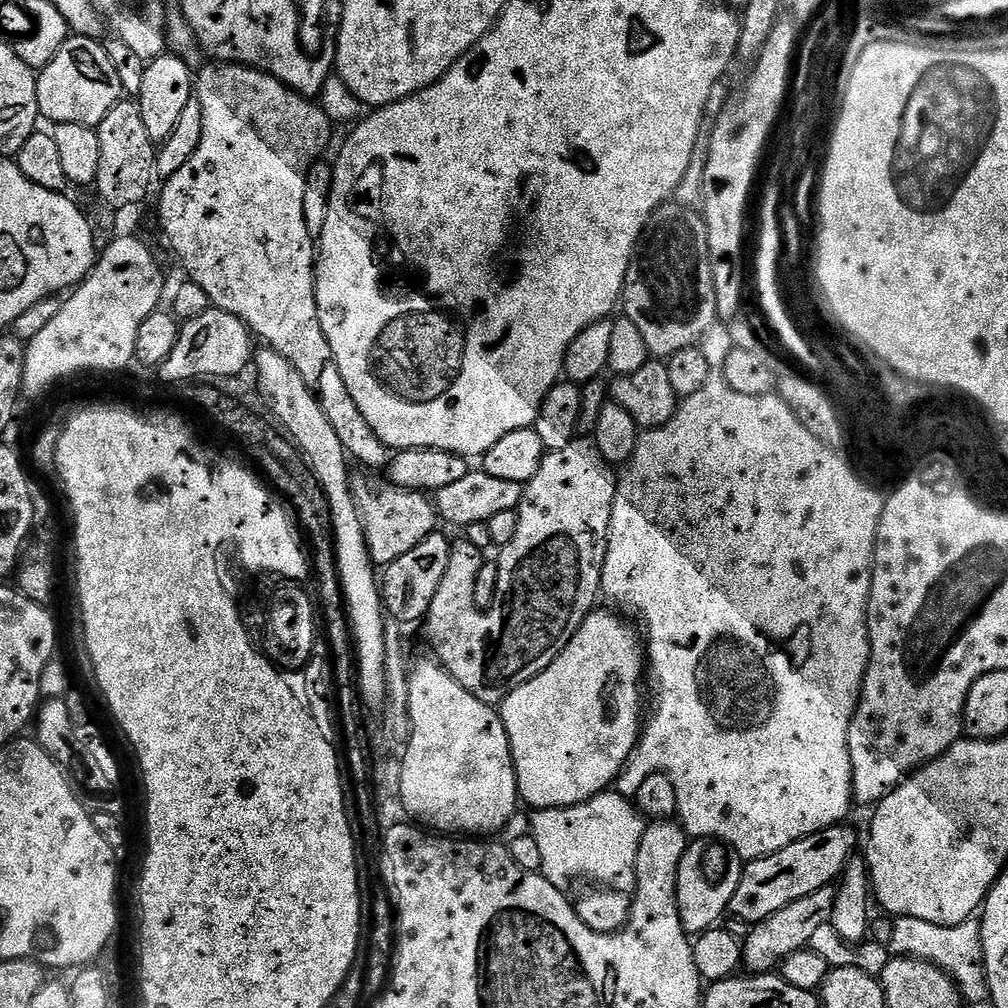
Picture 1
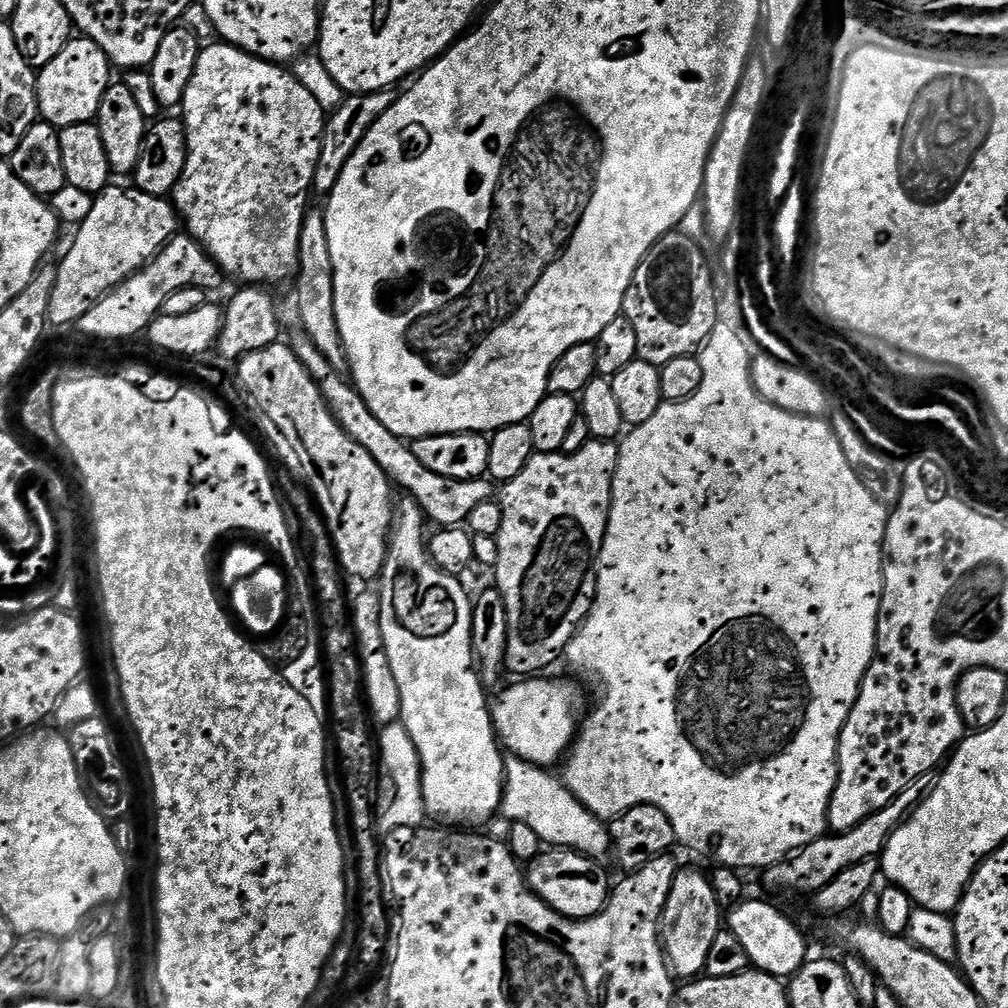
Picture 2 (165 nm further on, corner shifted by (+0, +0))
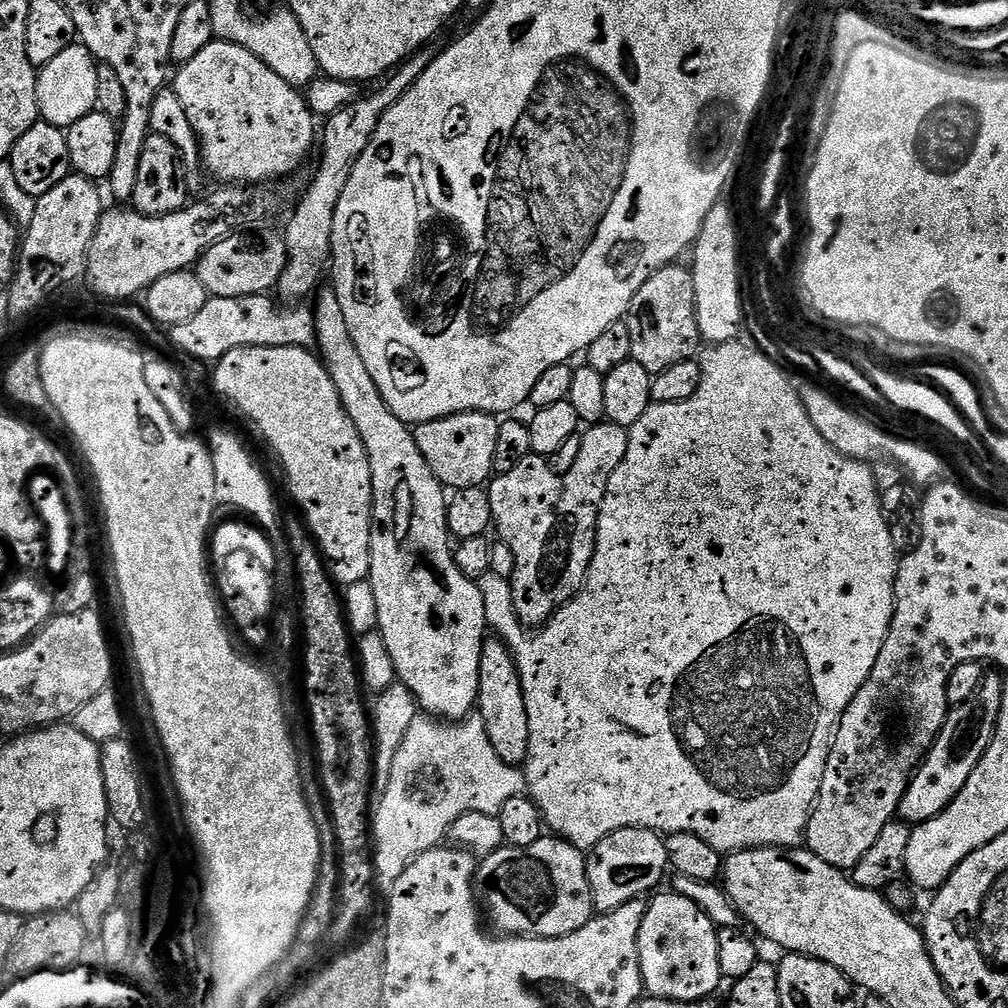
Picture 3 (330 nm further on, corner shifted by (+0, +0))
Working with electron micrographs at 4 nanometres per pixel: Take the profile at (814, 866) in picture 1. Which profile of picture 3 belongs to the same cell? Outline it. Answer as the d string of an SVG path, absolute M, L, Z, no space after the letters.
M989 671L980 683L980 689L966 702L955 705L949 711L938 738L932 743L932 749L908 783L898 813L903 823L915 826L930 822L930 818L938 818L938 814L942 814L942 810L946 810L946 806L950 806L950 802L962 794L962 786L966 786L970 774L974 774L974 766L982 762L982 754L986 754L998 726L1002 690L1006 686L1006 680L999 675L1003 676L999 671Z

